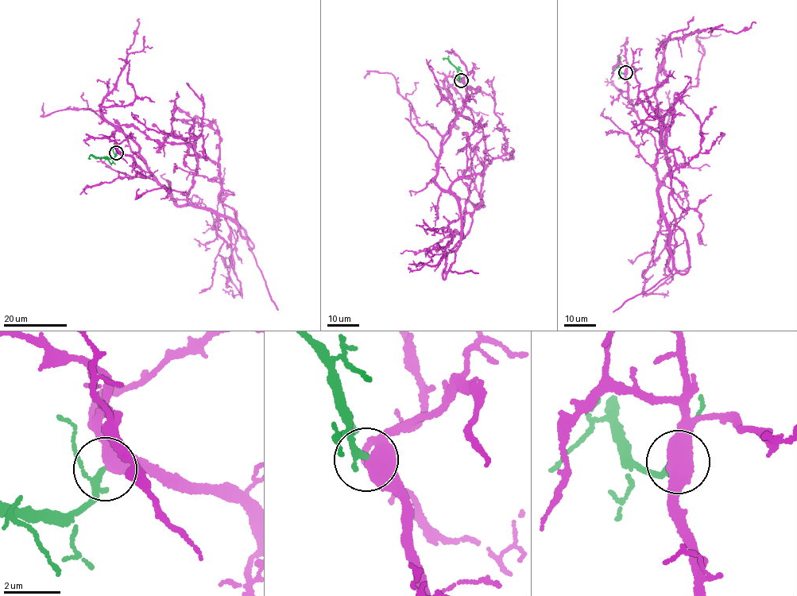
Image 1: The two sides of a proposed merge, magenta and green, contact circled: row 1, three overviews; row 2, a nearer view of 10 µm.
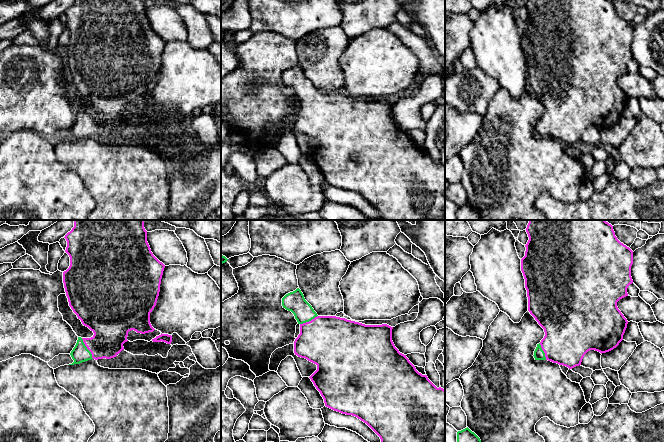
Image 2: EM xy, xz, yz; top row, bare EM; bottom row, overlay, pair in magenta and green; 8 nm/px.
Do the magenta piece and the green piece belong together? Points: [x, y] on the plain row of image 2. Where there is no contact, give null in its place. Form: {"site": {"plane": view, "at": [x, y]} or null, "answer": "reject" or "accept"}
{"site": {"plane": "xy", "at": [87, 124]}, "answer": "accept"}

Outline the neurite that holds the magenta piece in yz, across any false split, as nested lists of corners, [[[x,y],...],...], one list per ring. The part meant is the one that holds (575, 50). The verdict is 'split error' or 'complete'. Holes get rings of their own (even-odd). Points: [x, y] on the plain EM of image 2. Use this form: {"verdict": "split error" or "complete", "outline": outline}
{"verdict": "split error", "outline": [[[528,0],[526,4],[529,16],[525,21],[525,32],[521,35],[521,47],[525,55],[525,64],[528,73],[528,87],[538,100],[544,105],[545,112],[534,127],[535,136],[548,136],[572,145],[581,141],[584,131],[595,126],[602,129],[616,124],[623,116],[628,97],[617,83],[617,78],[628,72],[627,64],[633,59],[631,42],[633,40],[633,27],[621,19],[615,12],[611,0]]]}

